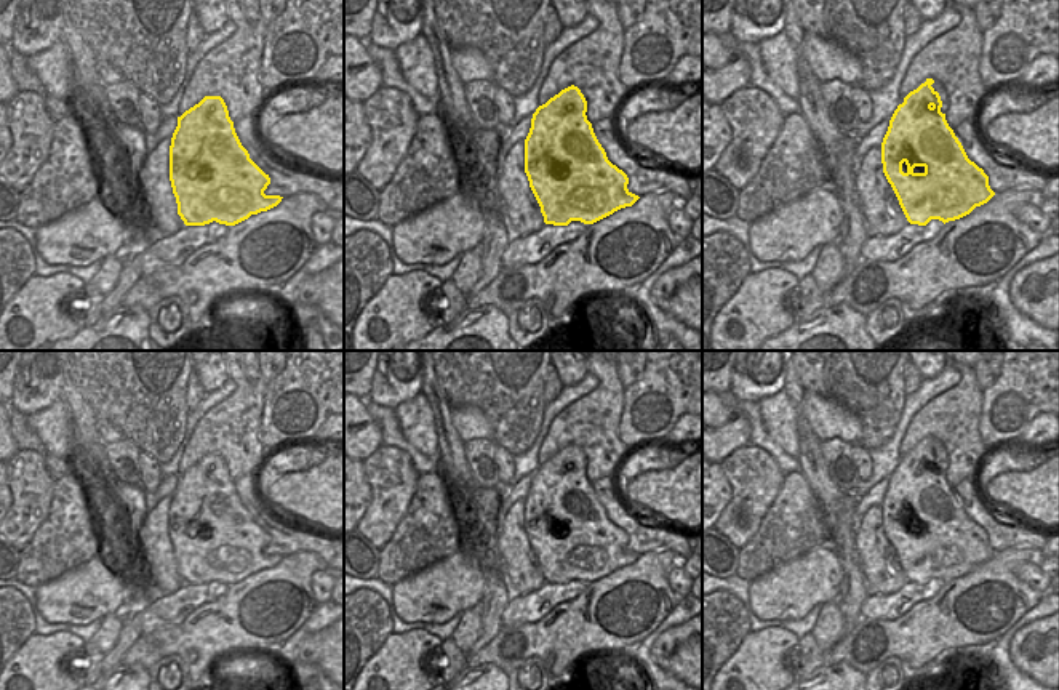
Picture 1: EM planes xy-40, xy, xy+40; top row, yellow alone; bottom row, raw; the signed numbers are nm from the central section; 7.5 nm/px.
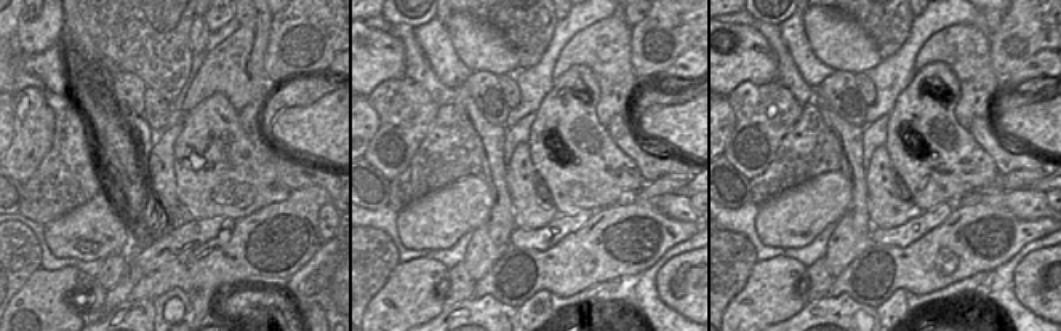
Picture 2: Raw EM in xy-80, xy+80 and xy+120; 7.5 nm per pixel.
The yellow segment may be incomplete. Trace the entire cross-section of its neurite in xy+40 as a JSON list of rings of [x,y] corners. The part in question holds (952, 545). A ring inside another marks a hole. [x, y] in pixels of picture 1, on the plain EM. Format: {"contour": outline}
{"contour": [[[926,437],[901,458],[888,477],[888,490],[881,501],[883,532],[910,583],[926,584],[931,578],[945,583],[960,578],[995,554],[989,544],[989,535],[968,517],[949,485],[945,469],[944,445],[936,437]]]}

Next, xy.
{"contour": [[[574,443],[539,464],[525,498],[525,532],[545,583],[593,583],[632,565],[640,556],[627,548],[627,533],[613,524],[587,479],[587,459]]]}

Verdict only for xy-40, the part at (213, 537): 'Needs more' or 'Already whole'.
Already whole.

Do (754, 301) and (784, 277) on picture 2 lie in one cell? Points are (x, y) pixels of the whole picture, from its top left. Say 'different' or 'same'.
same

